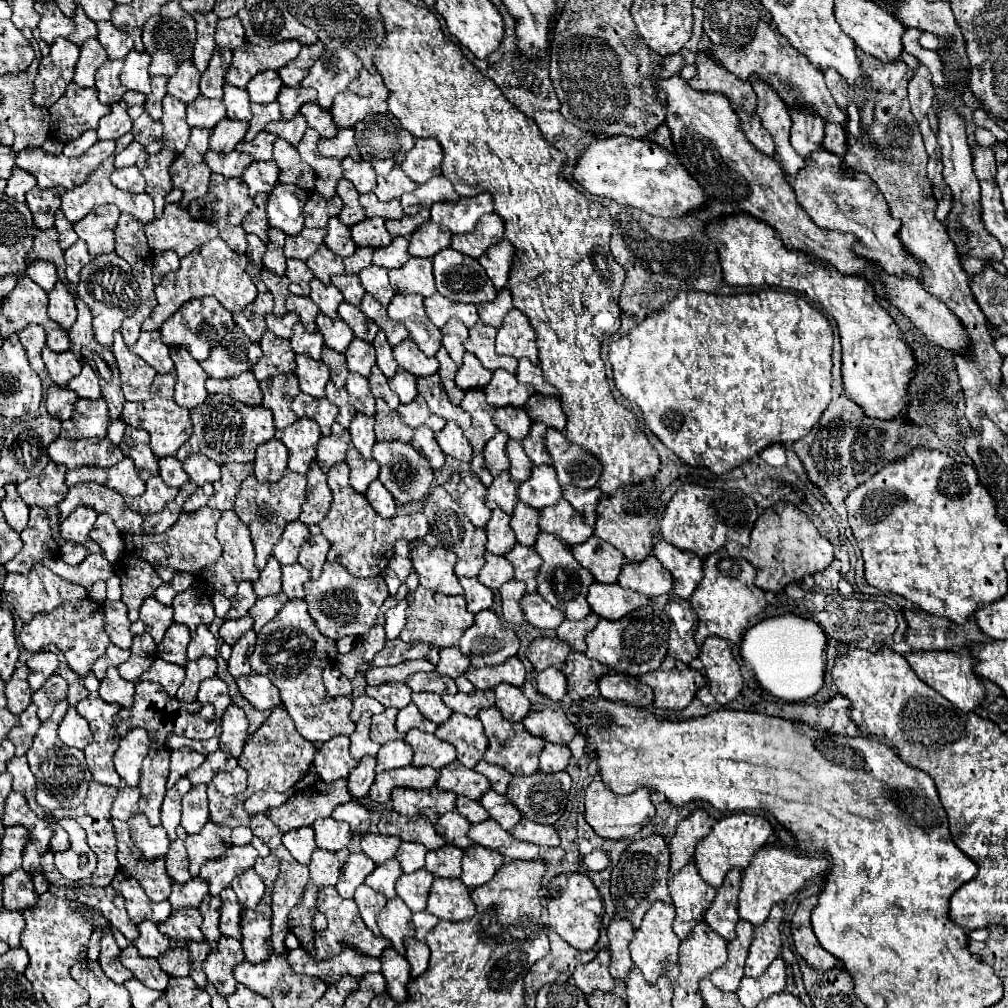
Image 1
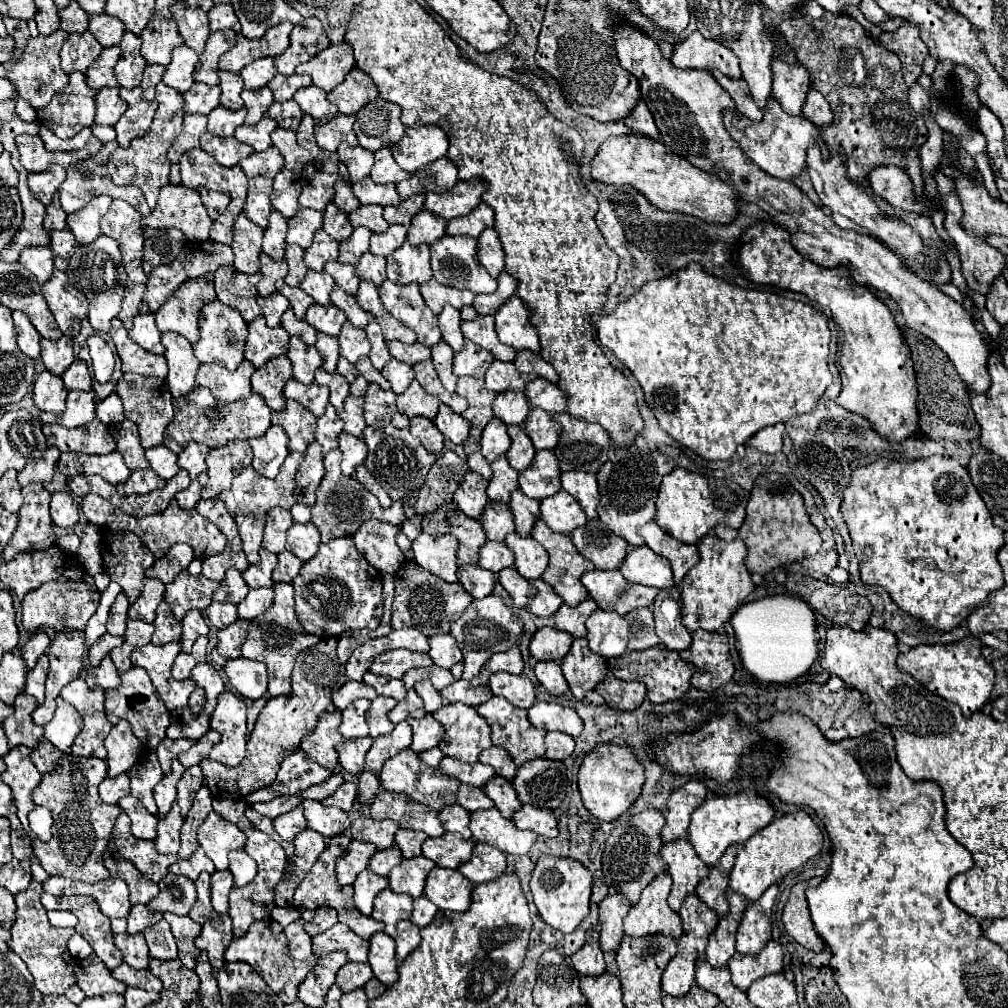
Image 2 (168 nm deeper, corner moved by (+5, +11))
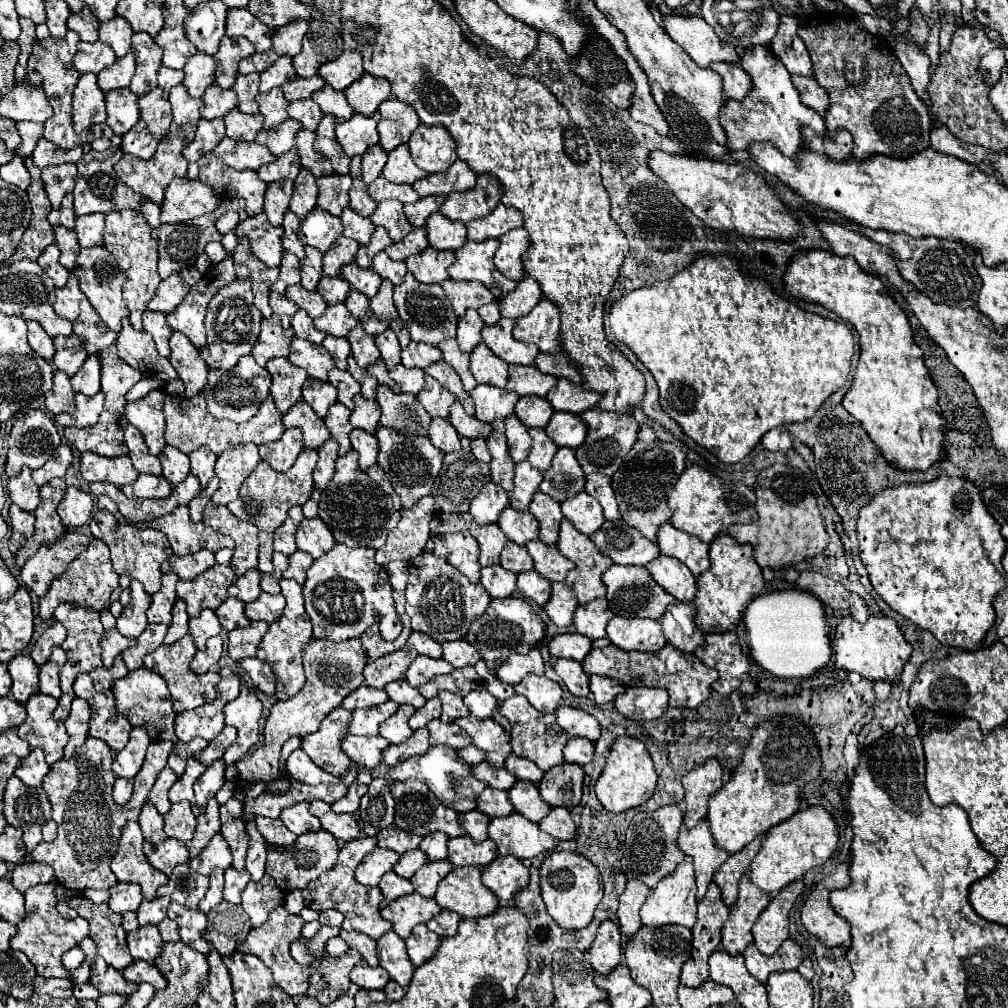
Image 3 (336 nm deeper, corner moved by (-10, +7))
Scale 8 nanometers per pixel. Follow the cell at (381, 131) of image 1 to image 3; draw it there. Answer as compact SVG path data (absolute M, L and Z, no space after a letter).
M396 97L386 99L378 107L382 119L378 123L378 135L380 135L380 145L390 153L402 143L408 143L412 131L420 125L420 119L412 105L398 101Z

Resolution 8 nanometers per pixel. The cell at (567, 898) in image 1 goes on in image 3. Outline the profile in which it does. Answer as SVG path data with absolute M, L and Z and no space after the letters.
M552 851L540 865L540 893L552 919L564 929L584 929L592 921L594 909L602 899L600 871L576 851Z

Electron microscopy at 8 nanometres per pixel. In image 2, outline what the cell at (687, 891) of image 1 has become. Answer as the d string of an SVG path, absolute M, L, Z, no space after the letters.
M683 837L683 841L677 839L669 845L663 845L661 857L667 863L667 871L673 879L673 887L669 893L669 907L673 911L679 911L685 897L689 893L695 893L697 885L709 875L709 867L701 863L687 837Z

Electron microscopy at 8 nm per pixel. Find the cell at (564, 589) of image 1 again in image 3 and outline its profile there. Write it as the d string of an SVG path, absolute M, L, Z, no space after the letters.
M562 519L560 539L556 547L564 557L576 563L576 569L568 573L564 583L576 593L578 603L586 605L592 599L604 597L606 589L602 583L602 573L612 565L612 559L604 557L590 541L590 537L580 533L566 519Z

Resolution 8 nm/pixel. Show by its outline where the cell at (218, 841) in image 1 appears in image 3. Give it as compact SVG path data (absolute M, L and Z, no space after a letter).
M210 799L206 811L200 817L196 817L196 819L198 819L196 833L194 833L192 841L188 843L190 857L196 857L210 843L210 839L220 831L220 817L218 817L218 803L216 803L216 799Z

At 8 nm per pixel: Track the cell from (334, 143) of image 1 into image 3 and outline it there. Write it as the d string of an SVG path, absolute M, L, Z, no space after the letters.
M354 113L352 119L336 125L336 139L348 157L362 155L368 147L378 143L378 131L376 131L378 121L380 113L374 113L370 117Z

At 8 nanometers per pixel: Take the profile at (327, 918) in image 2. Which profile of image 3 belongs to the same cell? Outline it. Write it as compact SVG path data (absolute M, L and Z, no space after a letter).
M320 927L320 931L312 937L312 939L304 939L304 937L298 937L296 941L292 941L292 949L290 949L290 955L292 959L302 965L302 967L308 967L312 969L312 975L310 975L310 987L308 987L308 995L318 999L322 1005L328 1005L332 1001L336 1001L340 995L344 995L344 991L348 989L350 985L350 971L362 961L360 953L356 951L346 951L344 955L340 957L328 957L328 953L324 951L326 947L326 941L330 937L336 937L338 935L338 927Z

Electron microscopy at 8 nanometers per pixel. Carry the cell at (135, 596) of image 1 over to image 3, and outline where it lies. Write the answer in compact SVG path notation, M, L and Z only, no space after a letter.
M96 511L92 515L90 531L94 537L106 541L106 545L110 547L112 565L118 575L130 575L132 579L140 581L144 585L146 593L150 593L150 595L160 591L160 577L162 577L160 565L168 555L172 555L170 541L168 541L168 537L164 537L164 533L160 533L156 529L134 529L130 525L118 523L114 519L114 515L108 511Z

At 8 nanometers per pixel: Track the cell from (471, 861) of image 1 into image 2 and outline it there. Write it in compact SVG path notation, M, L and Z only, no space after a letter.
M477 843L473 847L473 855L465 865L459 865L459 871L471 881L471 883L485 883L491 879L497 879L507 867L505 853L499 849L493 849L485 843Z

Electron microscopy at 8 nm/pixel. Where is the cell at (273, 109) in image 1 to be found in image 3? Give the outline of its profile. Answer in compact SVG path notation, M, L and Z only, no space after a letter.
M272 89L270 93L258 93L256 101L260 105L260 113L264 115L264 129L274 129L284 119L288 119L286 107L290 103L284 99L282 89Z

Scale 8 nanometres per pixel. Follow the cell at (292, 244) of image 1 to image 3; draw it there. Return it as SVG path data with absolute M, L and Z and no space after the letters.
M316 207L300 225L300 241L304 245L316 247L318 251L326 253L330 245L342 235L342 223L338 217L330 215L328 211Z

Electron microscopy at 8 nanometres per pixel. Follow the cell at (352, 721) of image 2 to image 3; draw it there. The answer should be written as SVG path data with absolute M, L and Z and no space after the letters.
M388 699L384 705L352 711L350 733L352 735L378 735L380 723L386 721L388 717L392 717L396 713L396 709L398 709L398 705Z

